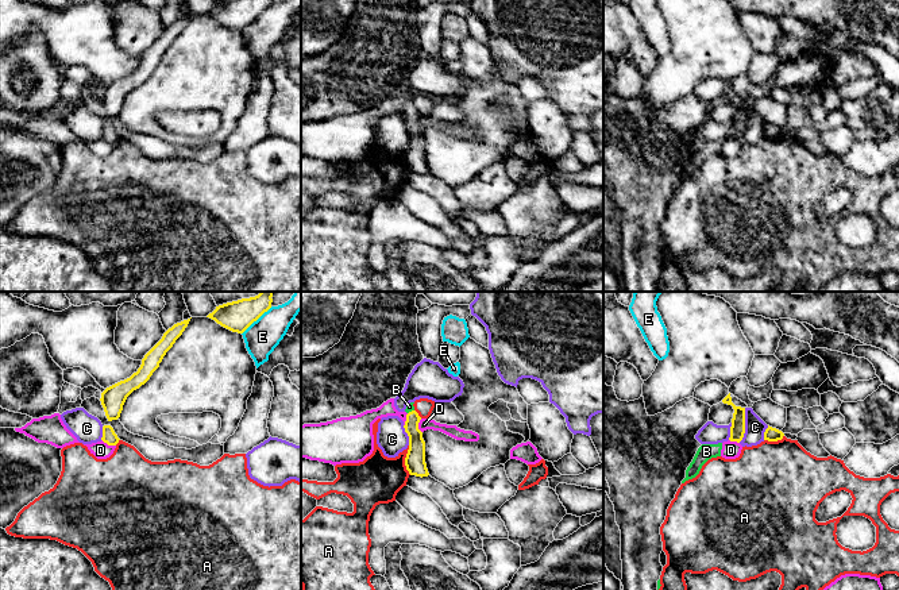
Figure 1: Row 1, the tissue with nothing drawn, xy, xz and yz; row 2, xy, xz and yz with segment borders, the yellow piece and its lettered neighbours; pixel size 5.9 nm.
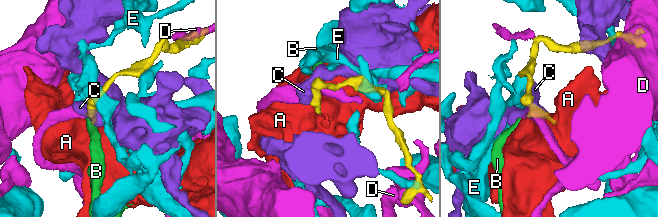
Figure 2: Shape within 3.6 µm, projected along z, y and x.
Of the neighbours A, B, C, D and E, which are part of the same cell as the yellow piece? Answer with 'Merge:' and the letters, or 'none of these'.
Merge: B

